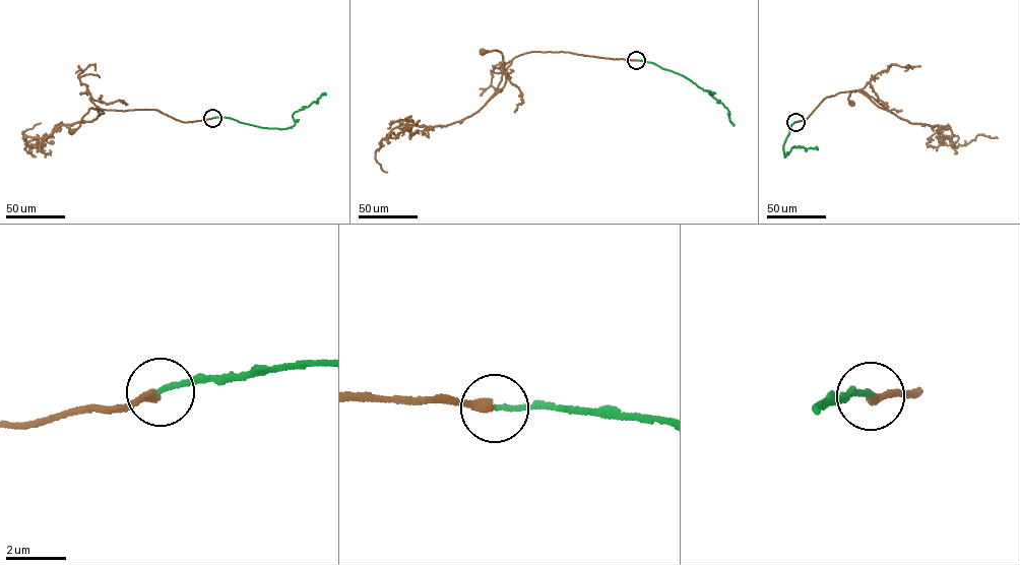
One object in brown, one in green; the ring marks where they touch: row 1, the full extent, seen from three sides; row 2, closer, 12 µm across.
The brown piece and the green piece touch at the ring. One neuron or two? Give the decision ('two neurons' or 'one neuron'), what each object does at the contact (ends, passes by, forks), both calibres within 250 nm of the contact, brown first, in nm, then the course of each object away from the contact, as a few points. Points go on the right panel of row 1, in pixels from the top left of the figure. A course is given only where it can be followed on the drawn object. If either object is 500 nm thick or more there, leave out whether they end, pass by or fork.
two neurons | brown ends | green ends | 260/160 nm | brown via (795, 122), (806, 119), (827, 97), (852, 90), (891, 112), (859, 89), (851, 92), (848, 99), (851, 104) | green via (795, 122), (790, 125), (783, 145), (784, 157), (793, 146), (817, 149)

